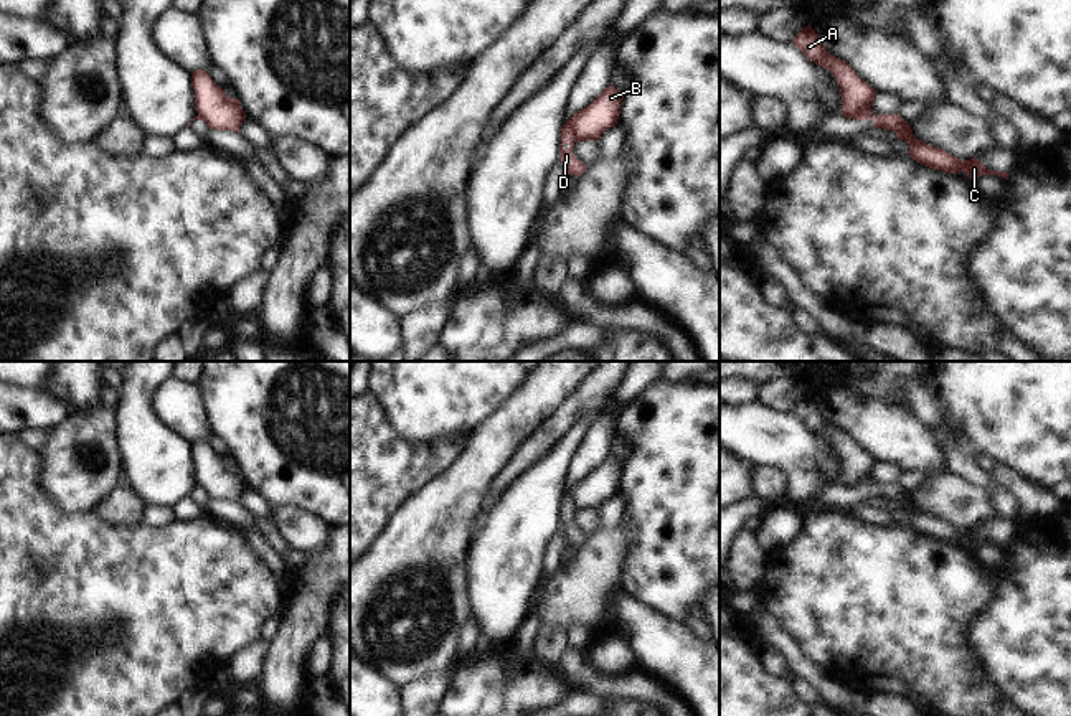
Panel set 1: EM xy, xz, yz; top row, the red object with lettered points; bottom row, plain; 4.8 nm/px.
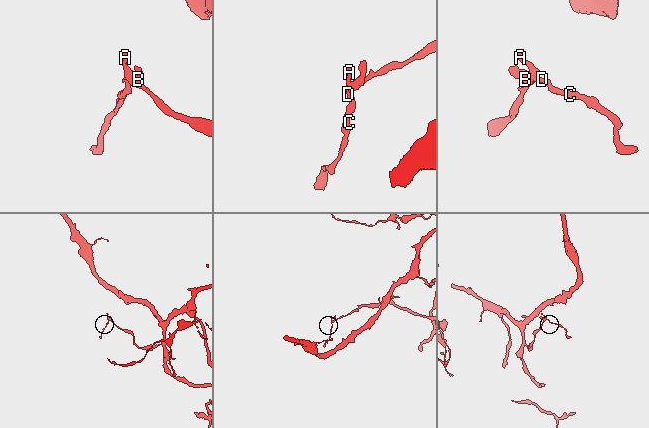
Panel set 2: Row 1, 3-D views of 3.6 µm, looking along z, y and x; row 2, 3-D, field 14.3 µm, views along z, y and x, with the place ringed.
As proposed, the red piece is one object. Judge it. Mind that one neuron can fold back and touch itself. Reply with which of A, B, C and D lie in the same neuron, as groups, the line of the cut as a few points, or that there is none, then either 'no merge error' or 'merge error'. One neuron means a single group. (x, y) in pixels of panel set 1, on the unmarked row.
A B / C D; cut in xz along (566, 490), (575, 510); merge error

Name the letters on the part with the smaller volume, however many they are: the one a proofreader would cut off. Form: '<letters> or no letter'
C, D

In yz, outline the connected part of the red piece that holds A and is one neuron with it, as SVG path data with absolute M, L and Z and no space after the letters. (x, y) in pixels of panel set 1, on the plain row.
M810 394L797 403L792 414L795 414L810 431L827 437L835 447L840 455L842 485L855 488L856 485L871 480L876 460L863 450L847 431L830 424Z

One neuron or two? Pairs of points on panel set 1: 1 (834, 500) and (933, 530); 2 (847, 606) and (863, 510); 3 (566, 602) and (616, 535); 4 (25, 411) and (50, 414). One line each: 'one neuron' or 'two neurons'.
1: one neuron
2: two neurons
3: one neuron
4: one neuron

